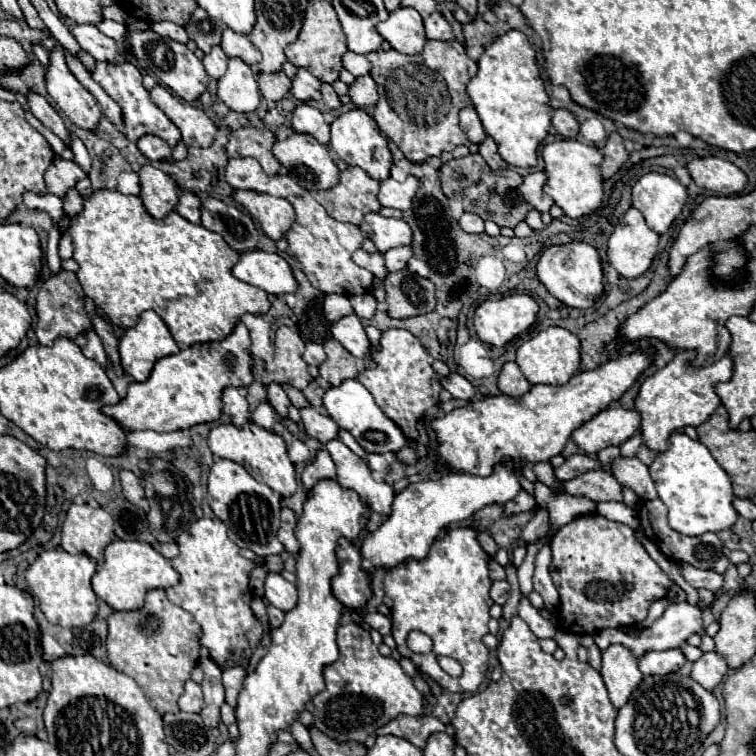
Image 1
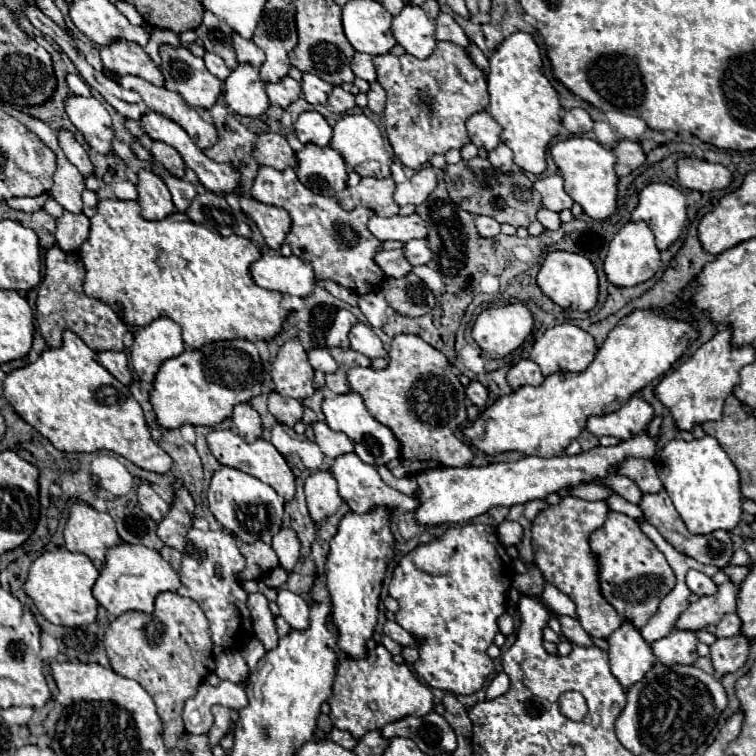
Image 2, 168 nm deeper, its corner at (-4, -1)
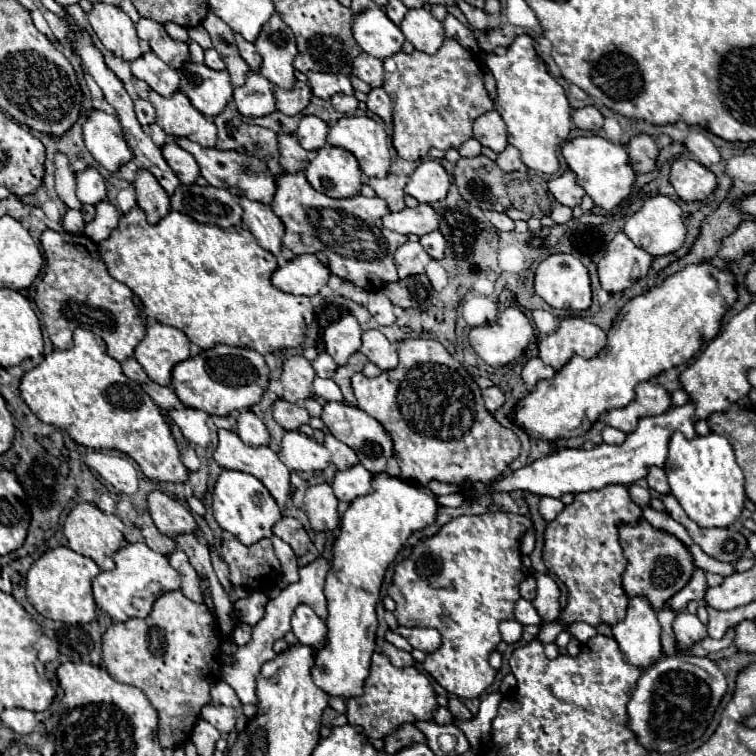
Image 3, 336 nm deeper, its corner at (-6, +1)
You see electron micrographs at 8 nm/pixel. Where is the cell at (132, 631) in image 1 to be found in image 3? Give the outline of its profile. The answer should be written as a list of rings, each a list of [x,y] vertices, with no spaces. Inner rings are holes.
[[[177,590],[157,598],[151,610],[151,628],[145,618],[113,624],[103,634],[103,660],[113,680],[145,692],[159,714],[159,744],[177,748],[191,738],[201,708],[211,702],[211,686],[221,680],[221,644],[211,610],[205,604],[191,602]]]

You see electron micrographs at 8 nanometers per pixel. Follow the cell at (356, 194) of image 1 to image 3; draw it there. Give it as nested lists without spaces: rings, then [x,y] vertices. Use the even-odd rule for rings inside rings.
[[[387,174],[385,178],[371,178],[369,186],[375,190],[379,198],[383,198],[389,204],[391,212],[399,212],[405,208],[405,192],[403,188],[407,186],[409,178],[407,176],[395,176]]]

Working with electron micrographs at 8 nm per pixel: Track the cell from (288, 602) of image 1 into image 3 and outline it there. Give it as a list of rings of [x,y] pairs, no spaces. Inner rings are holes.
[[[297,606],[291,618],[291,626],[293,626],[293,634],[303,646],[309,646],[313,650],[321,650],[325,646],[327,626],[309,606]]]

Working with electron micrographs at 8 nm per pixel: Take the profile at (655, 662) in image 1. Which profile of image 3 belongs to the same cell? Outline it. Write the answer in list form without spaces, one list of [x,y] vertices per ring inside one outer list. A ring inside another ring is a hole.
[[[679,612],[675,616],[673,630],[675,630],[675,638],[679,646],[685,646],[685,648],[707,638],[707,628],[699,622],[695,614],[689,614],[689,612]]]

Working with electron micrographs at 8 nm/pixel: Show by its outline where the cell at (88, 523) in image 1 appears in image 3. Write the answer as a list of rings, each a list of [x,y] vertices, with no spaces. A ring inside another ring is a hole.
[[[77,504],[67,520],[65,520],[65,536],[69,540],[69,548],[75,550],[77,554],[83,554],[87,558],[91,558],[101,570],[113,570],[115,562],[113,562],[113,554],[121,548],[123,544],[123,522],[117,516],[107,516],[105,512],[101,512],[95,504]]]

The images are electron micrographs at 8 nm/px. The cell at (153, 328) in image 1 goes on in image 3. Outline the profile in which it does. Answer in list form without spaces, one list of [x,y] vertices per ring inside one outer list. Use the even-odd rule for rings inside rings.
[[[161,322],[149,324],[145,338],[135,348],[137,362],[143,366],[147,376],[161,386],[171,384],[175,364],[187,360],[189,356],[187,336],[179,328]]]

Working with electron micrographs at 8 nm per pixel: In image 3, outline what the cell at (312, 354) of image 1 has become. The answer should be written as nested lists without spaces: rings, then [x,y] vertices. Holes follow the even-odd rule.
[[[321,352],[315,360],[313,360],[313,368],[315,368],[315,374],[319,378],[333,378],[335,370],[337,370],[337,364],[335,360],[327,354],[327,352]]]

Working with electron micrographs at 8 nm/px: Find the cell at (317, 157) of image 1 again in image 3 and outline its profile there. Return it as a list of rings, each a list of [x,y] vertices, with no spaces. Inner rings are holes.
[[[329,144],[317,150],[305,176],[315,190],[331,198],[353,198],[359,194],[363,184],[363,172],[357,158],[349,150]]]

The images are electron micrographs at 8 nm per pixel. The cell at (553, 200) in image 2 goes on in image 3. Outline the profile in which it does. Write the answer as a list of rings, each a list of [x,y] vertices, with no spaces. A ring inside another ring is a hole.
[[[569,170],[557,178],[553,178],[549,182],[549,190],[553,192],[553,196],[565,204],[565,206],[579,206],[581,204],[581,198],[585,196],[585,190],[577,184],[577,176]]]

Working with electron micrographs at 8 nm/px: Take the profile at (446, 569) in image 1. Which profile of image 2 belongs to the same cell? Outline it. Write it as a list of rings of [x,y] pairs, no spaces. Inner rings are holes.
[[[485,524],[453,526],[441,538],[417,546],[399,560],[389,584],[389,596],[399,602],[395,622],[409,634],[421,638],[417,648],[419,660],[413,664],[413,670],[421,676],[421,680],[425,680],[431,688],[451,694],[473,694],[483,688],[487,676],[493,672],[493,660],[489,658],[487,648],[499,632],[497,618],[507,610],[507,592],[513,584],[513,576],[511,558],[497,540],[495,530]]]

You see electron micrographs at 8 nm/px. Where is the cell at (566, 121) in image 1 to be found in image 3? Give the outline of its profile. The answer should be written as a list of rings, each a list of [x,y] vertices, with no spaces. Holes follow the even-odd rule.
[[[585,106],[579,110],[573,110],[573,124],[581,130],[589,132],[599,132],[603,128],[603,116],[595,106]]]

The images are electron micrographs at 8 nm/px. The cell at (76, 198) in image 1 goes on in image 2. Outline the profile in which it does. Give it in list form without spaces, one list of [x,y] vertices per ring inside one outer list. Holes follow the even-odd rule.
[[[63,212],[61,218],[57,218],[57,246],[63,252],[77,252],[79,246],[87,240],[89,236],[89,218],[81,214],[71,214]]]

